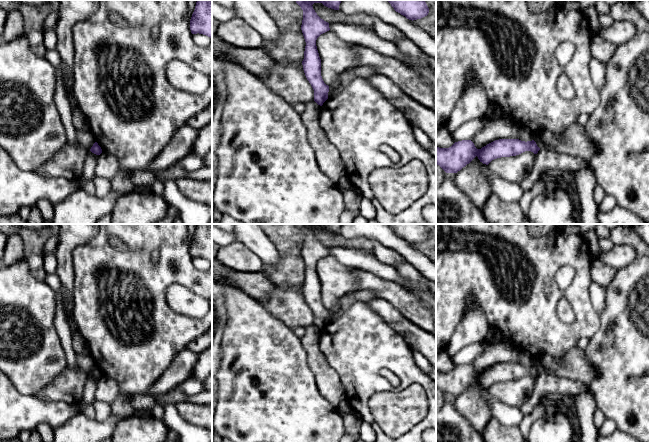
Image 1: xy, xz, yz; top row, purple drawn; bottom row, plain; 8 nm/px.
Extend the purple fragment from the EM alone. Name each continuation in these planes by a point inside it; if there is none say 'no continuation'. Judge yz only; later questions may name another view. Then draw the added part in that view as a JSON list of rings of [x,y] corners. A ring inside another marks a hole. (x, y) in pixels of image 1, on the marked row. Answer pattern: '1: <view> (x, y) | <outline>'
no continuation

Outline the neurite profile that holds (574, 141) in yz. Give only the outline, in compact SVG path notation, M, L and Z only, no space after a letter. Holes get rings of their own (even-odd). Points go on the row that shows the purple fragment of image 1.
M577 123L569 126L559 135L555 135L549 130L536 134L534 141L540 149L545 148L585 160L589 160L597 150L584 126Z

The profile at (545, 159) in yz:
M542 148L536 154L531 173L519 185L525 192L528 192L547 170L562 169L575 173L586 168L589 168L589 164L583 158Z

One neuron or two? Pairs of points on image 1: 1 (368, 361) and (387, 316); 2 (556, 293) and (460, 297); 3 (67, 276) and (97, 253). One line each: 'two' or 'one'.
1: two
2: one
3: two

